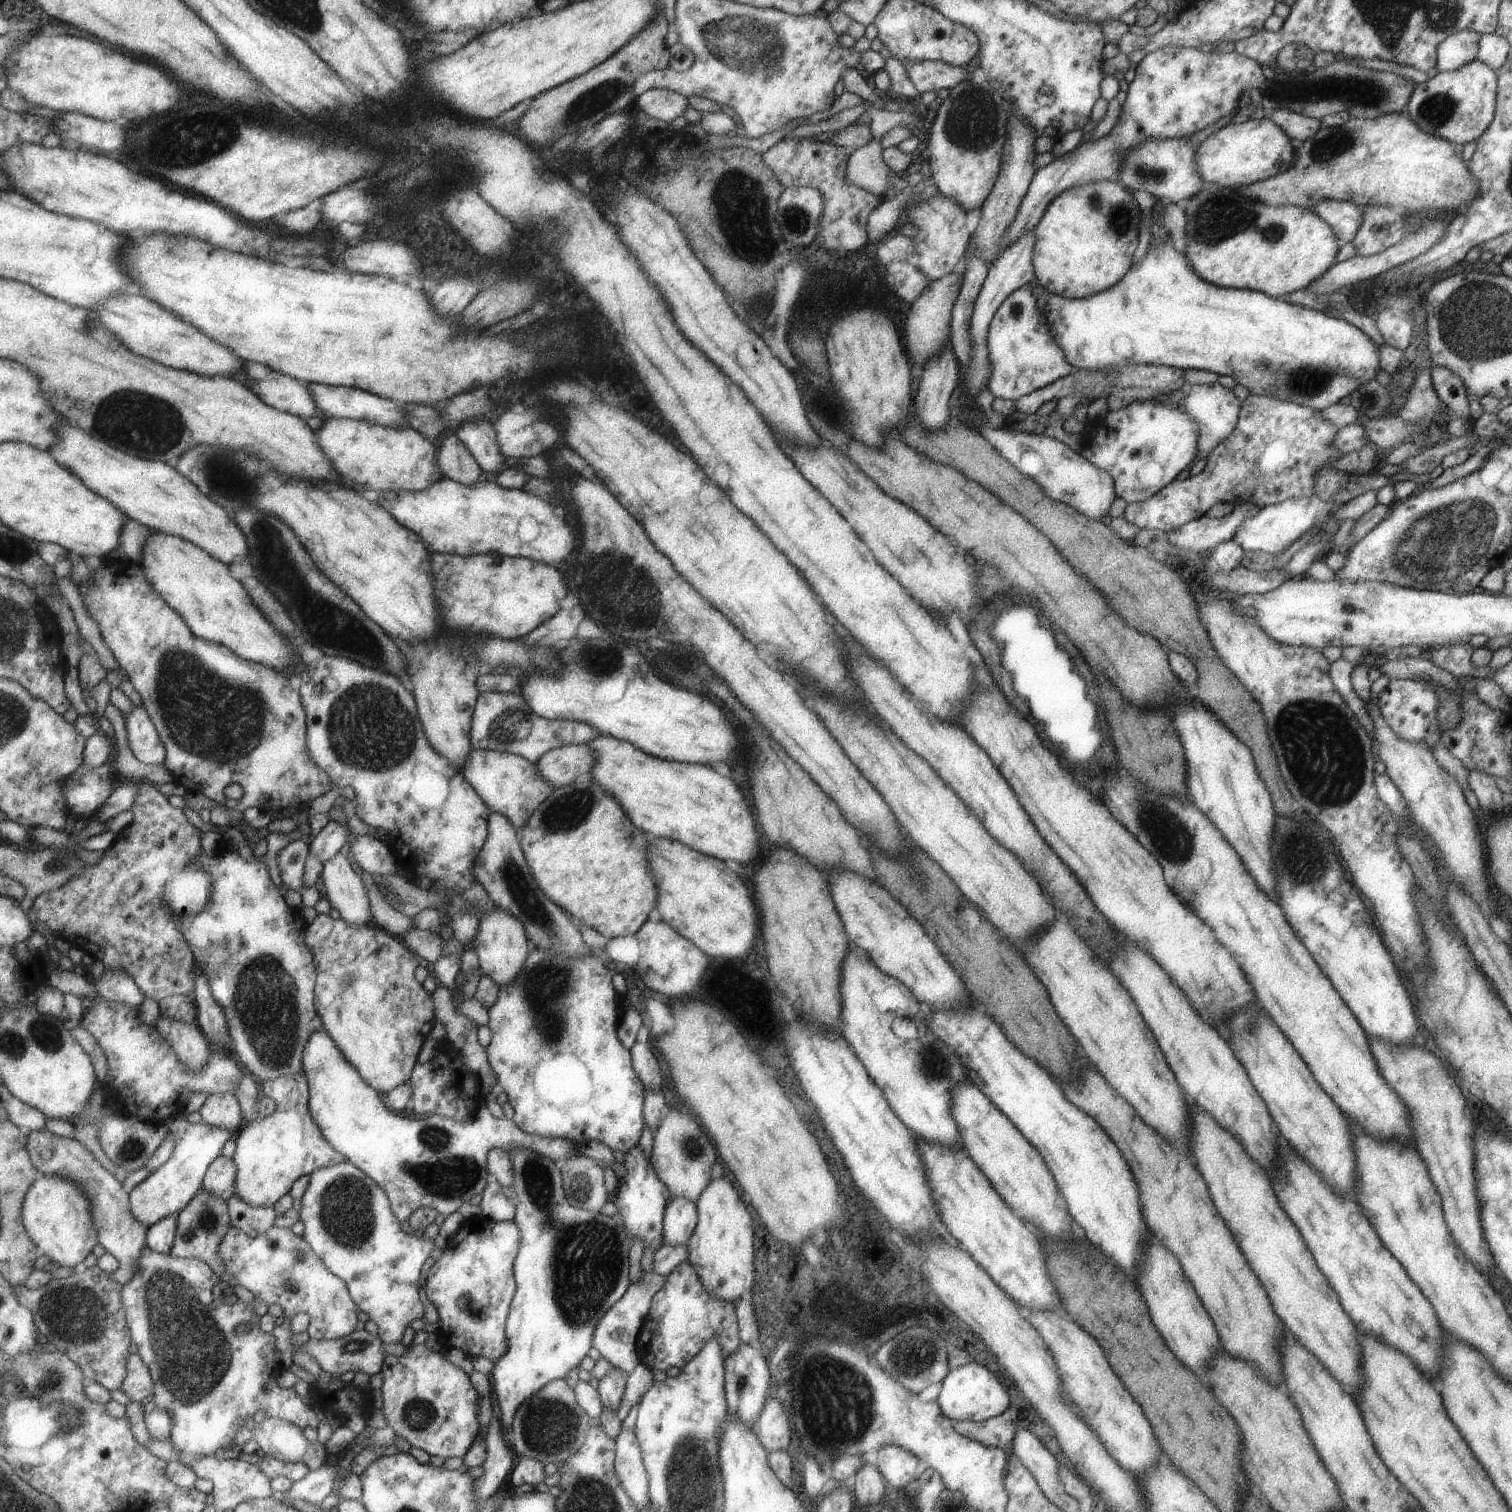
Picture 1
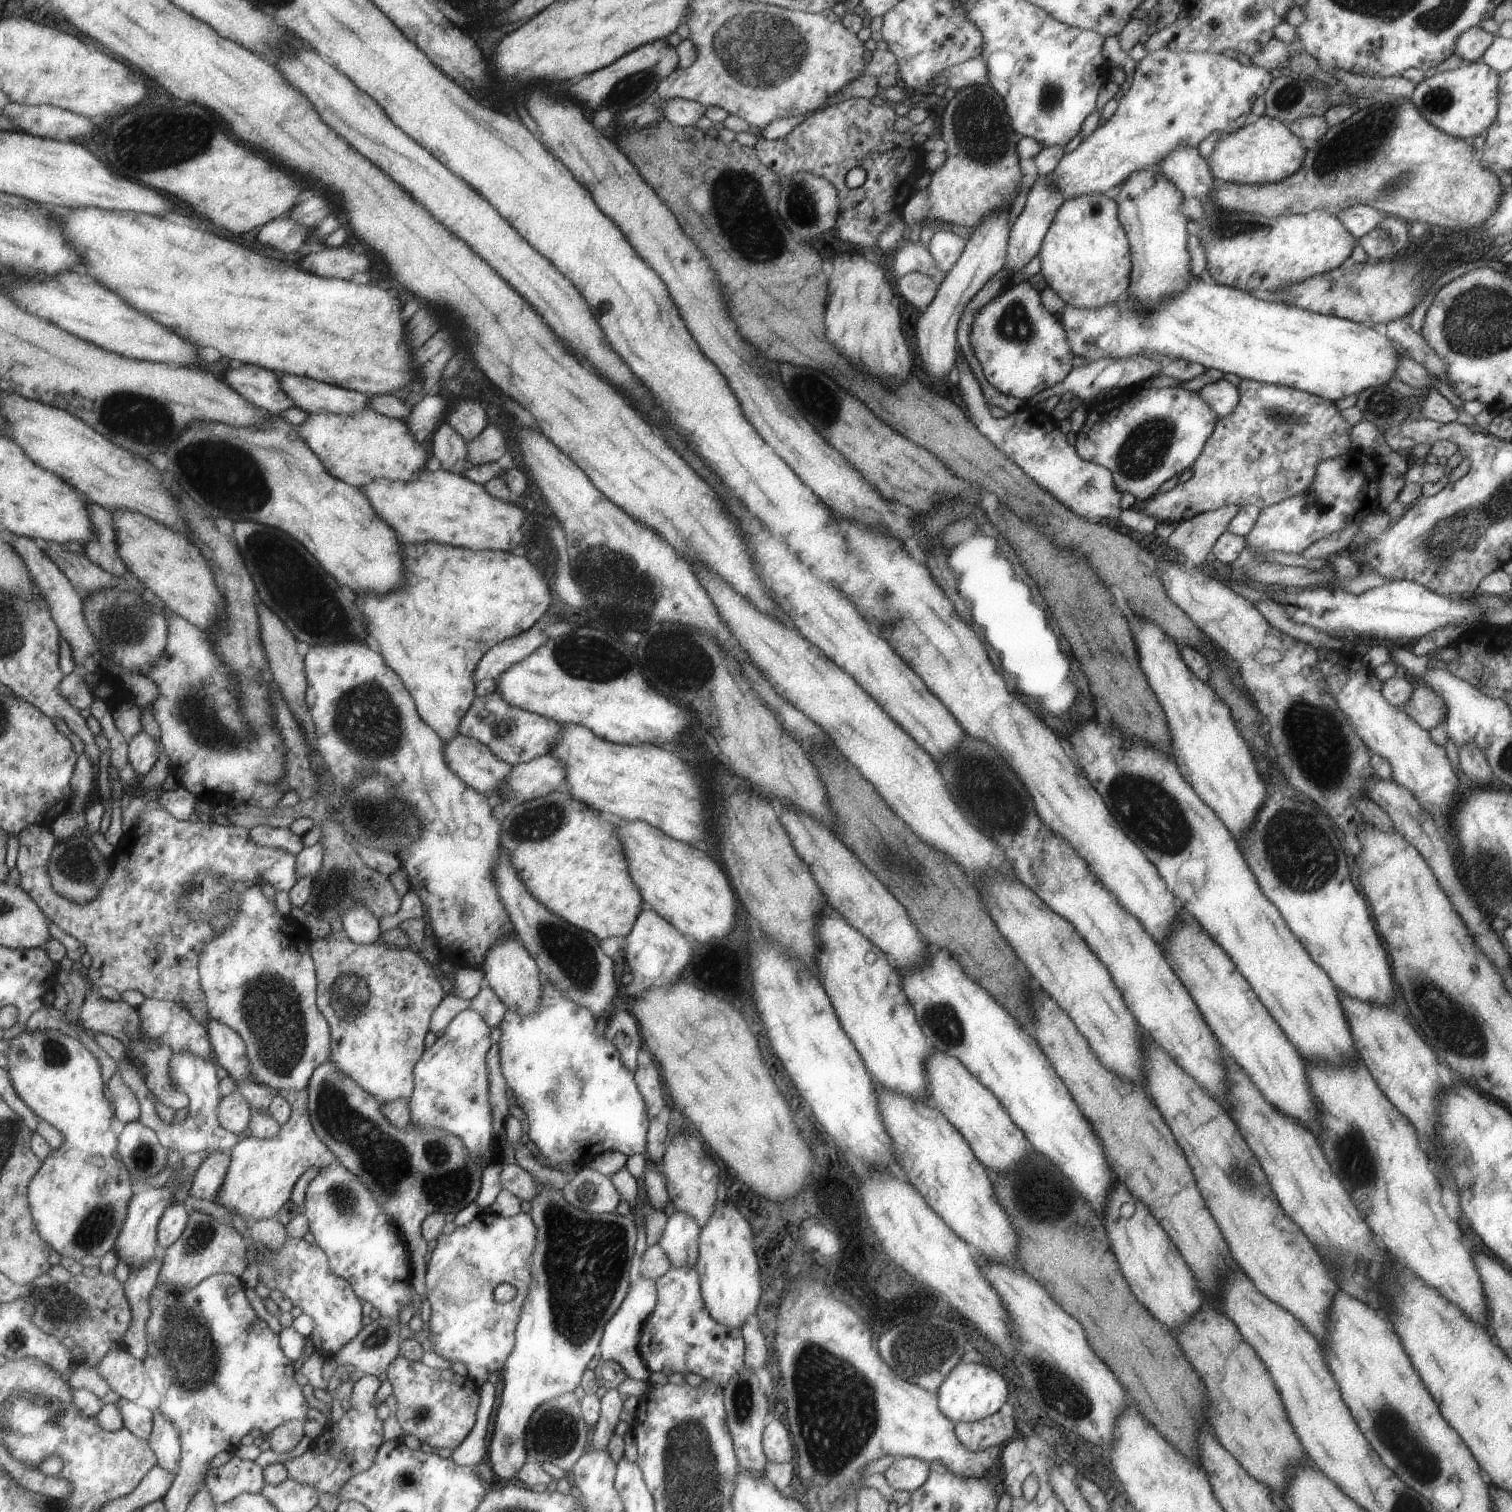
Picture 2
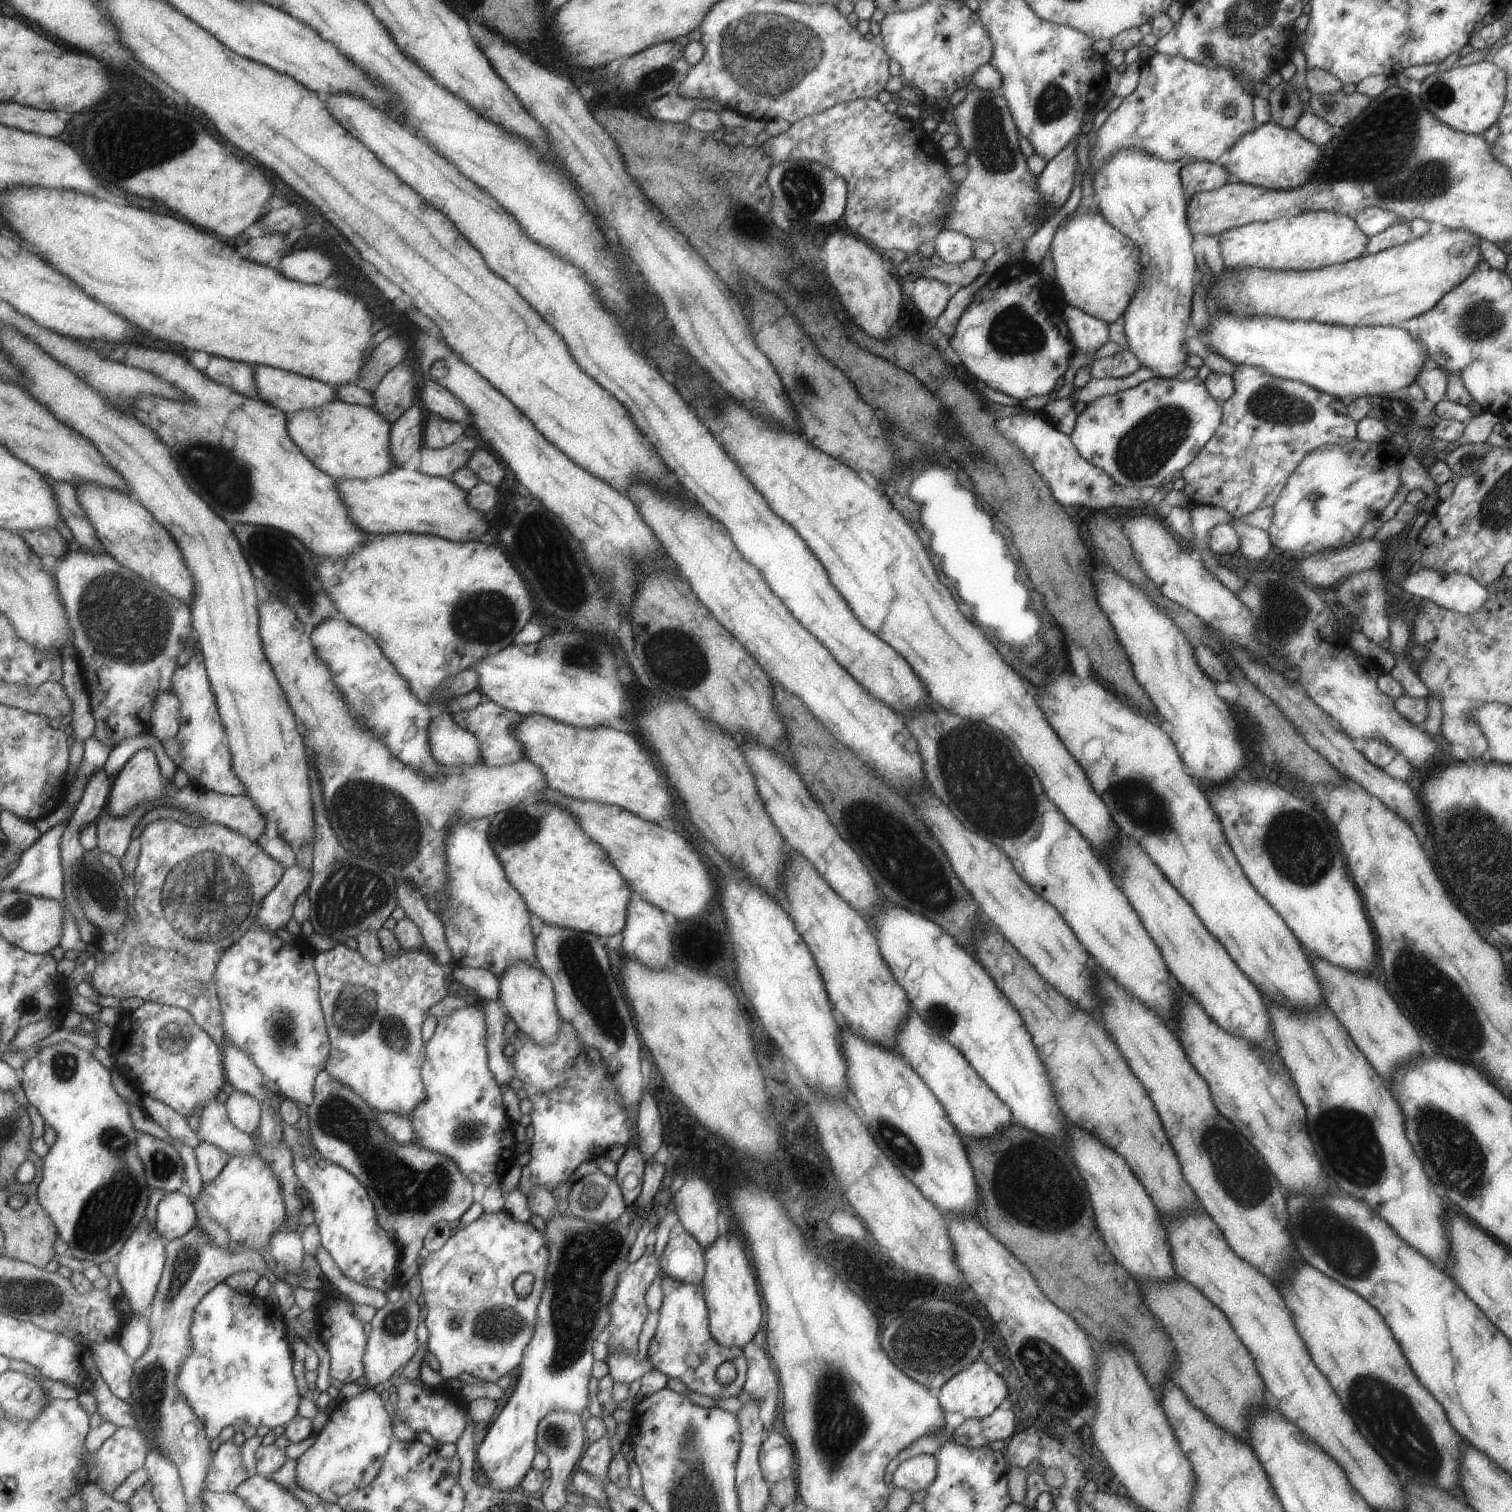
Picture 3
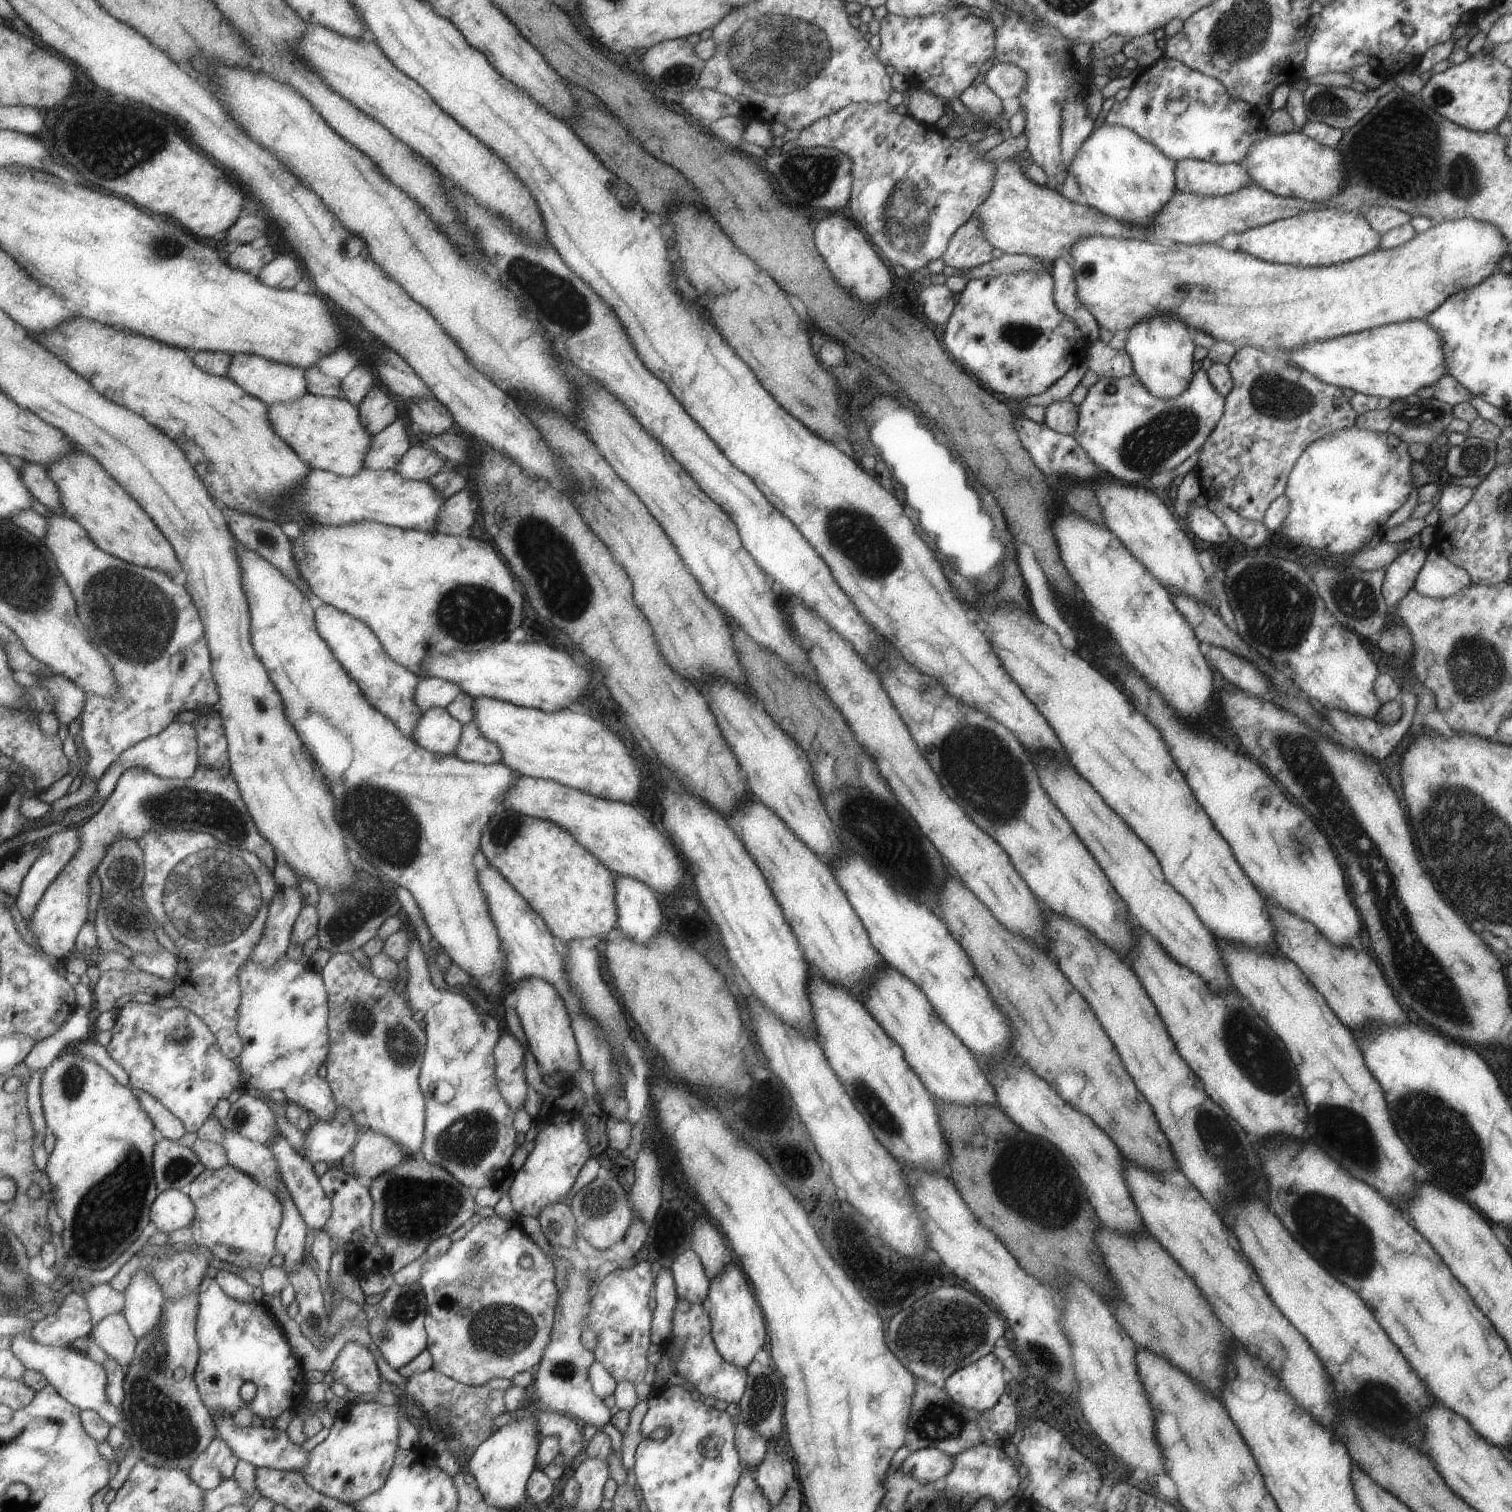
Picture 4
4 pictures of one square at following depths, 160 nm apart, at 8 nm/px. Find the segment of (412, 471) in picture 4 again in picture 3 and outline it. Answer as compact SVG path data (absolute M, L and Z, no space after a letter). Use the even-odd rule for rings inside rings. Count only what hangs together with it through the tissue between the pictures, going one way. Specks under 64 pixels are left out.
M463 436L459 442L453 441L440 449L421 448L416 470L432 477L448 479L454 470L464 466L469 453L477 447L473 439L473 436L471 439Z

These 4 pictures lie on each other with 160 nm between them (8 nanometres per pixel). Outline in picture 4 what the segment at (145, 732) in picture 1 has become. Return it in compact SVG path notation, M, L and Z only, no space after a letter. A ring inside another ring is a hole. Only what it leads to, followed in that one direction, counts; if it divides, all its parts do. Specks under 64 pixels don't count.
M208 766L201 768L205 770L203 774L199 772L188 779L160 777L146 768L130 768L122 775L115 792L106 800L99 812L79 825L79 850L67 863L63 872L51 883L36 913L27 921L27 929L33 933L39 946L47 954L65 962L69 954L76 952L78 936L89 918L91 878L98 876L100 864L108 856L108 848L120 838L139 842L149 833L209 833L222 843L244 848L245 851L260 856L274 874L278 864L276 849L260 832L233 774L228 775Z

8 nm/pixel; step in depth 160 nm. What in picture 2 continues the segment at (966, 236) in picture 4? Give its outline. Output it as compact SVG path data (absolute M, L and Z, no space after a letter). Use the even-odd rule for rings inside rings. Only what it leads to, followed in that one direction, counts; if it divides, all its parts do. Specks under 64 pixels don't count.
M937 231L928 244L928 251L935 261L938 271L949 272L949 269L957 262L965 248L966 240L949 231Z

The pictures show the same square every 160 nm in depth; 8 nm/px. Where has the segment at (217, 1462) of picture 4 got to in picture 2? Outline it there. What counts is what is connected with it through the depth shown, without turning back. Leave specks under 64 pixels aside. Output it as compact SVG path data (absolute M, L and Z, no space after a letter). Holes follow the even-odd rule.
M234 1456L225 1466L209 1469L206 1484L219 1506L243 1493L259 1494L267 1484L267 1478L265 1470L257 1462Z

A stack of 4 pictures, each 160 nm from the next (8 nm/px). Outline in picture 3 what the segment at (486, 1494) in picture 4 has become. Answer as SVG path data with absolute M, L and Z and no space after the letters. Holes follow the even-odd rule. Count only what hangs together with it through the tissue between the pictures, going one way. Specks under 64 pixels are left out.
M558 1212L545 1223L548 1239L548 1267L544 1280L544 1290L537 1305L537 1320L531 1340L523 1349L519 1364L519 1378L511 1397L503 1406L498 1417L483 1436L475 1449L475 1460L479 1463L488 1480L486 1486L494 1491L510 1491L519 1488L525 1473L531 1469L531 1460L537 1452L536 1428L539 1420L553 1411L569 1411L581 1414L589 1404L589 1378L592 1376L592 1348L597 1335L609 1320L606 1306L614 1289L616 1276L626 1266L628 1249L636 1239L636 1232L630 1227L622 1226L619 1221L610 1225L587 1223Z

